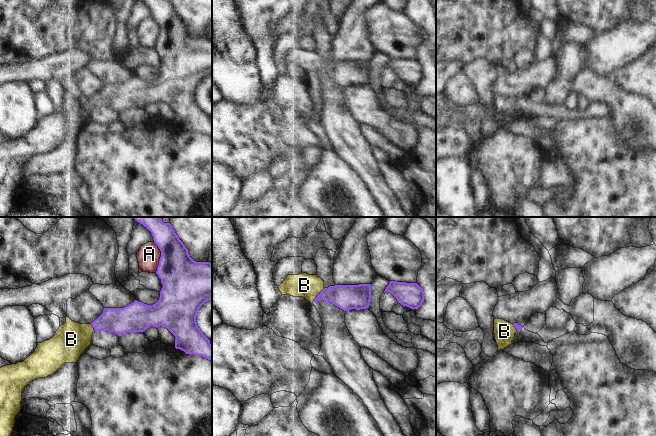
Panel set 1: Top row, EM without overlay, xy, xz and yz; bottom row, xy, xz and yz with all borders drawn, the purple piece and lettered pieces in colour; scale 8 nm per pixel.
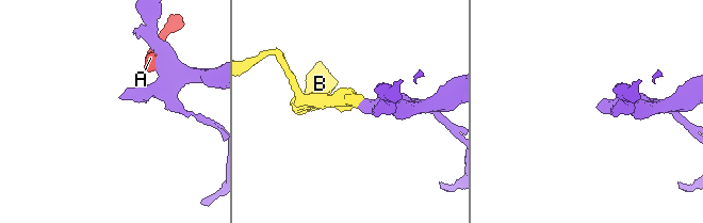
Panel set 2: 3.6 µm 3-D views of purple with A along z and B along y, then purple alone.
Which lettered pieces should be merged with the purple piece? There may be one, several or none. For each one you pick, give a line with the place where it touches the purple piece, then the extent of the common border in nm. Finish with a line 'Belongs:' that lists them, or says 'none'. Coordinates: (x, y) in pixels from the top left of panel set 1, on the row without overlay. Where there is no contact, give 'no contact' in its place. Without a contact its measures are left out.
B: xz (317, 71) | 150 nm
Belongs: B

